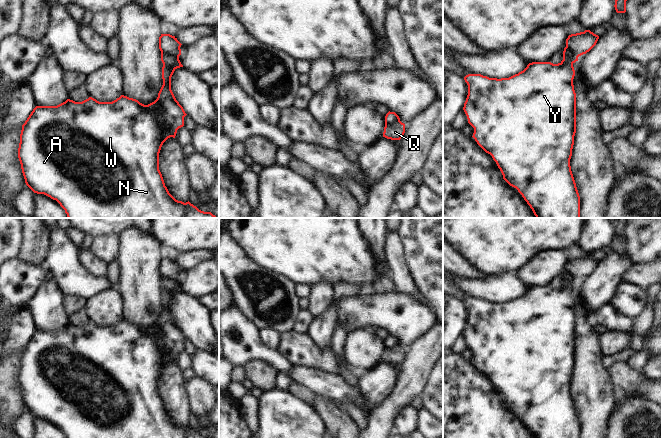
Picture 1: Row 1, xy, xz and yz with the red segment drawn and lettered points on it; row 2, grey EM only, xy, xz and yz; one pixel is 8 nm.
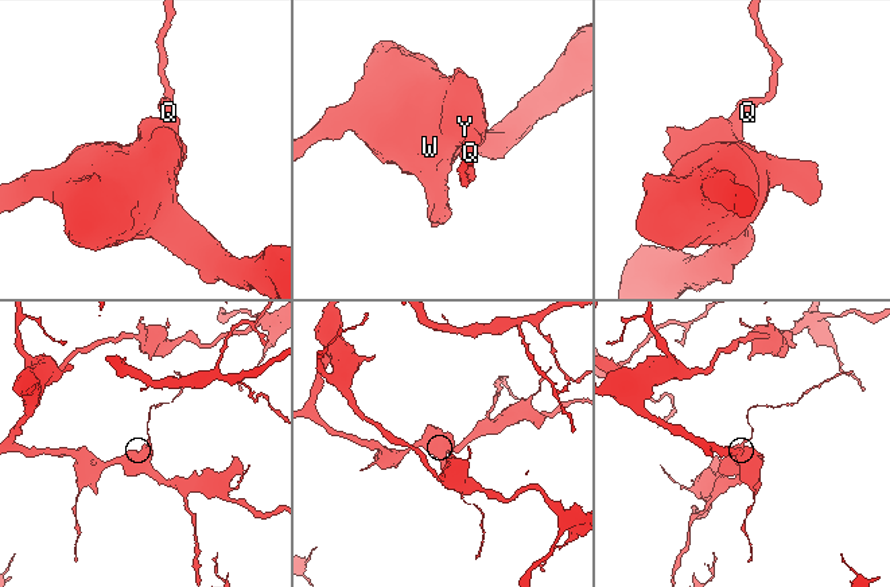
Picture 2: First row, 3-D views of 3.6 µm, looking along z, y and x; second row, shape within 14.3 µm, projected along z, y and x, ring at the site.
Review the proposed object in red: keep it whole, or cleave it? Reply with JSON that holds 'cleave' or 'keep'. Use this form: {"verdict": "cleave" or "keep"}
{"verdict": "cleave"}

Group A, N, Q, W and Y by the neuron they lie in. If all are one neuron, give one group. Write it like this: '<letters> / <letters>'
A N W Y / Q

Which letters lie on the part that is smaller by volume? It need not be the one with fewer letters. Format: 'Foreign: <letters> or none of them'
Foreign: Q

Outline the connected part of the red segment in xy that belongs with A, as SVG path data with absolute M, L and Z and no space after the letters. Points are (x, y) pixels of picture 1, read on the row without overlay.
M161 277L163 309L158 317L157 323L144 329L138 324L121 319L112 326L99 326L89 321L82 326L67 323L57 330L36 330L25 347L22 349L18 382L26 409L37 418L44 418L56 424L65 434L66 438L212 438L199 434L189 425L184 427L176 424L165 410L162 398L159 394L159 377L163 367L170 361L175 362L177 354L184 350L184 341L187 339L183 331L176 324L171 314L171 301L177 292L183 291L179 281Z

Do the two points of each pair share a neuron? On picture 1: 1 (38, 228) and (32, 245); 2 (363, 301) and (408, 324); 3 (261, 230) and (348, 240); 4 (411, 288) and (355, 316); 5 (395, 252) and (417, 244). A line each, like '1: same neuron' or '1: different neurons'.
1: same neuron
2: same neuron
3: same neuron
4: different neurons
5: different neurons

